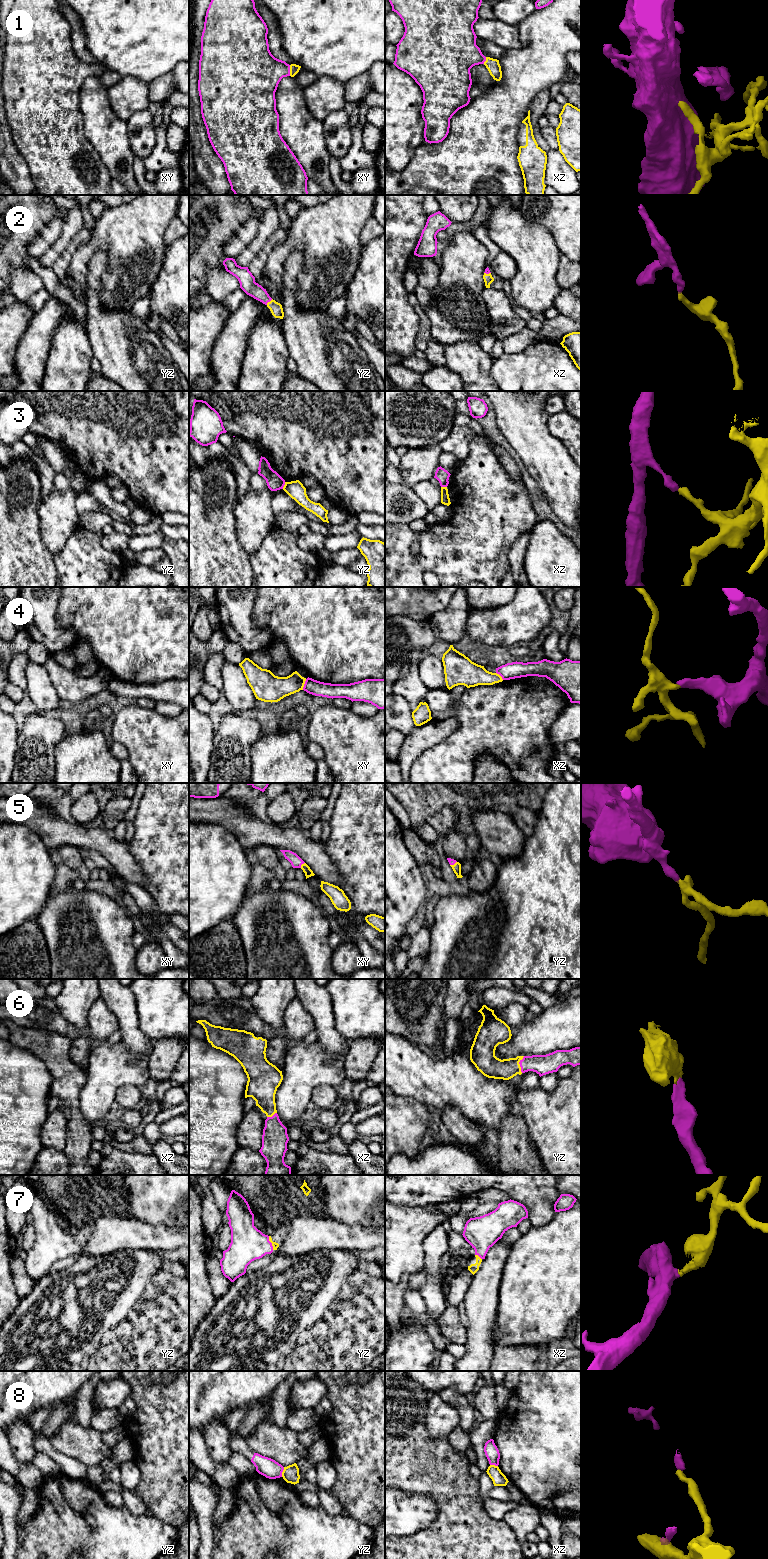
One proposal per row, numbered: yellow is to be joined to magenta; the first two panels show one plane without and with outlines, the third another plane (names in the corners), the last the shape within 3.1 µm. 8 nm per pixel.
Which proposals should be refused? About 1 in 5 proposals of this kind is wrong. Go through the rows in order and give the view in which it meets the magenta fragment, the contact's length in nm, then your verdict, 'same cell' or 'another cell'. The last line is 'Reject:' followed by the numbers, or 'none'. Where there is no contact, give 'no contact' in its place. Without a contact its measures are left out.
1: contact in xy; length 90 nm; same cell
2: contact in yz; length 70 nm; same cell
3: contact in yz; length 60 nm; another cell
4: contact in xy; length 90 nm; another cell
5: contact in xy; length 60 nm; same cell
6: contact in yz; length 140 nm; same cell
7: contact in yz; length 120 nm; same cell
8: contact in yz; length 80 nm; another cell
Reject: 3, 4, 8

